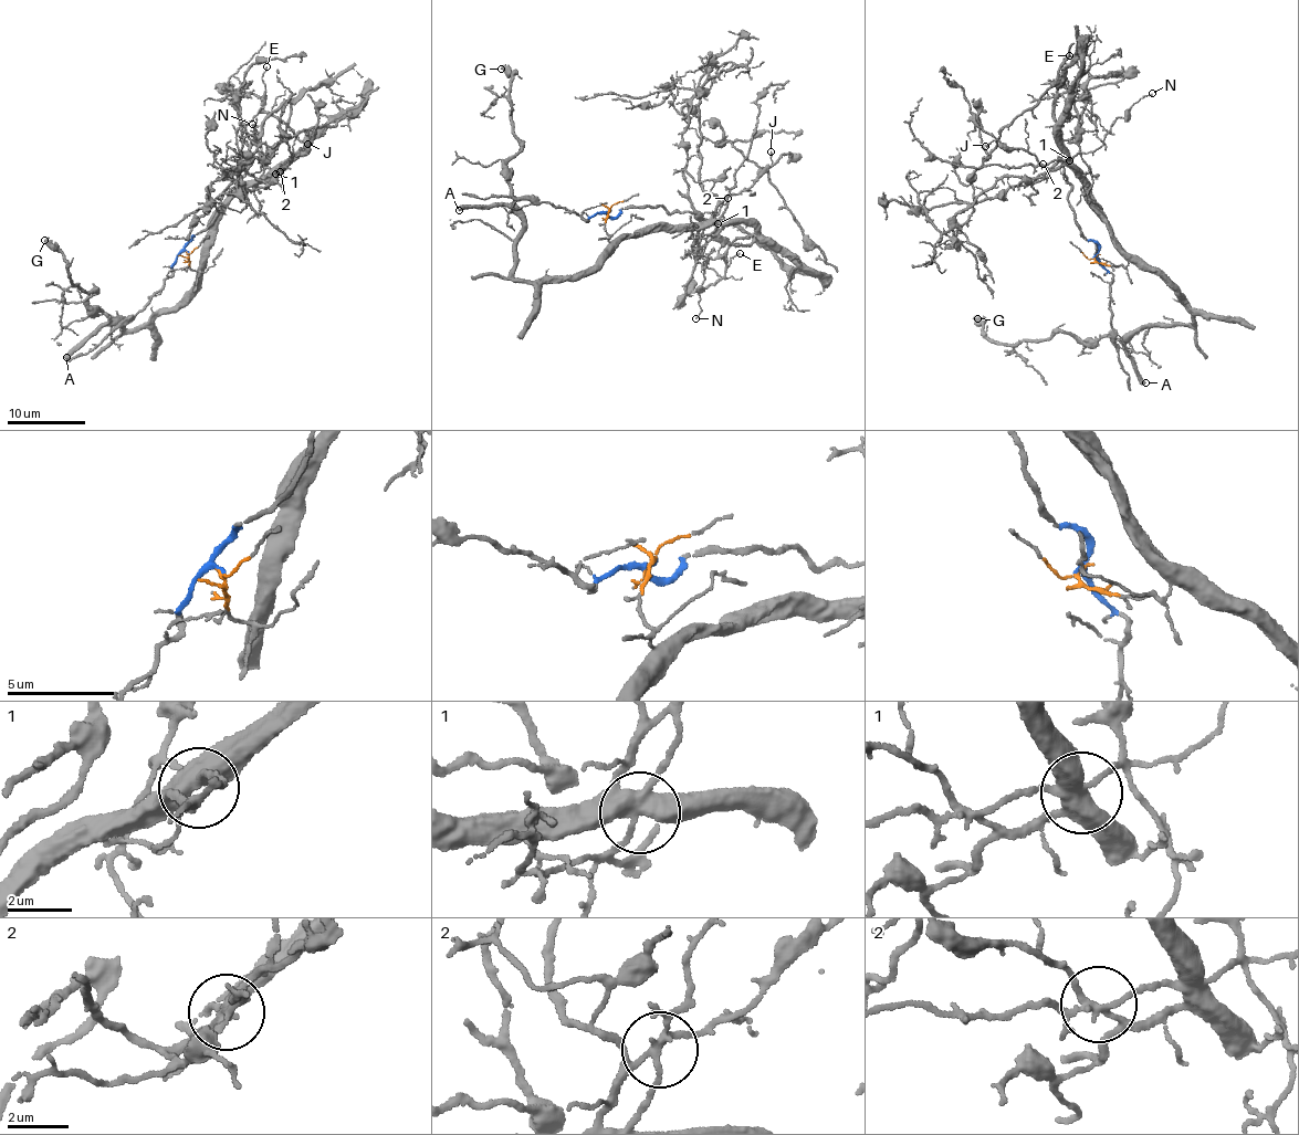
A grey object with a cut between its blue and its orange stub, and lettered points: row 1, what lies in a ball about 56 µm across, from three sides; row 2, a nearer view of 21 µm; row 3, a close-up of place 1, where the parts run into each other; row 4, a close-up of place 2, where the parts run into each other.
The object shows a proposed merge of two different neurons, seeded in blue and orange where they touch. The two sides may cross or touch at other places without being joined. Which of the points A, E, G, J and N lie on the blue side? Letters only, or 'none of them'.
N

